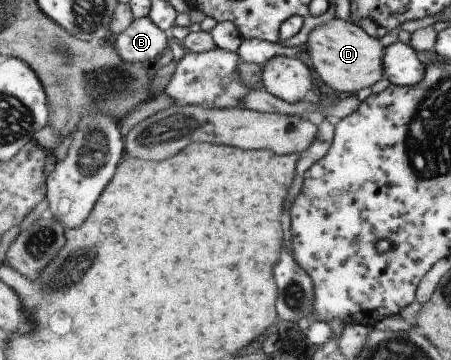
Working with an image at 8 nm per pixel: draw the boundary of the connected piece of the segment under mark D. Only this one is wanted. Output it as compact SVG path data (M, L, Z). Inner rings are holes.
M333 17L322 25L312 28L307 35L306 55L321 80L343 94L354 94L361 88L373 86L382 78L382 46L376 37L368 36L360 27Z

